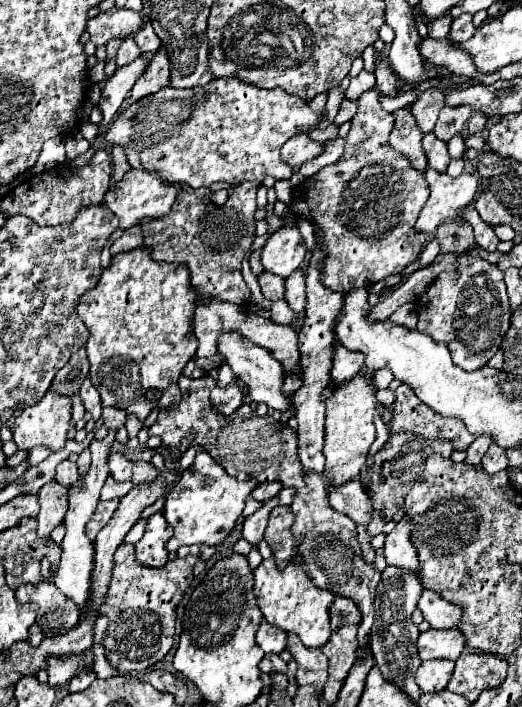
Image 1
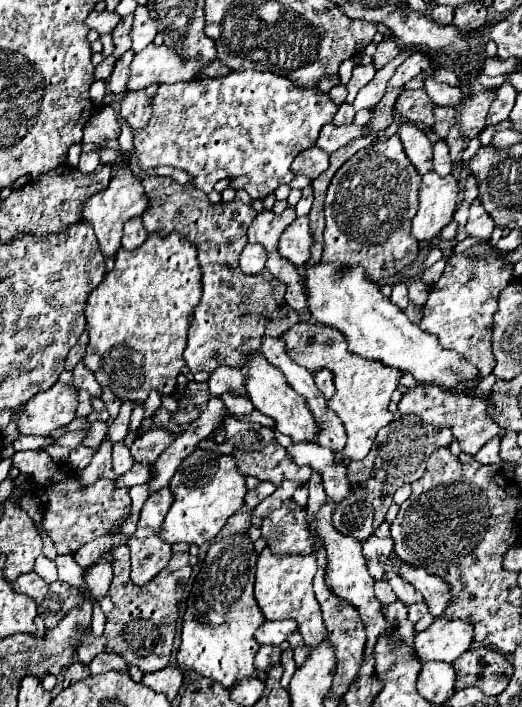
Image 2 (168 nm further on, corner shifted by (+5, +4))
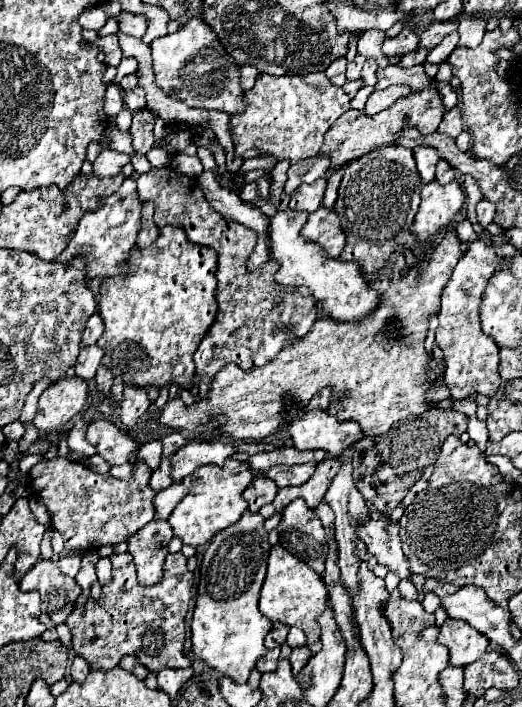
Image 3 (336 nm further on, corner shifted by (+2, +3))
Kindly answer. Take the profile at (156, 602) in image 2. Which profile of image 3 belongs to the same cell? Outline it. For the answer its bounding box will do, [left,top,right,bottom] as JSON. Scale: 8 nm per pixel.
[66,552,192,672]

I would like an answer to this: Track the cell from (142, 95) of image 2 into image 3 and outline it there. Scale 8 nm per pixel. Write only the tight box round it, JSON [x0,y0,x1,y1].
[130,110,156,156]

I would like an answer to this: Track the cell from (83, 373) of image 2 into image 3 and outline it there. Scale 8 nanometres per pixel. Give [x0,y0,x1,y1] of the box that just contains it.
[76,344,104,380]

